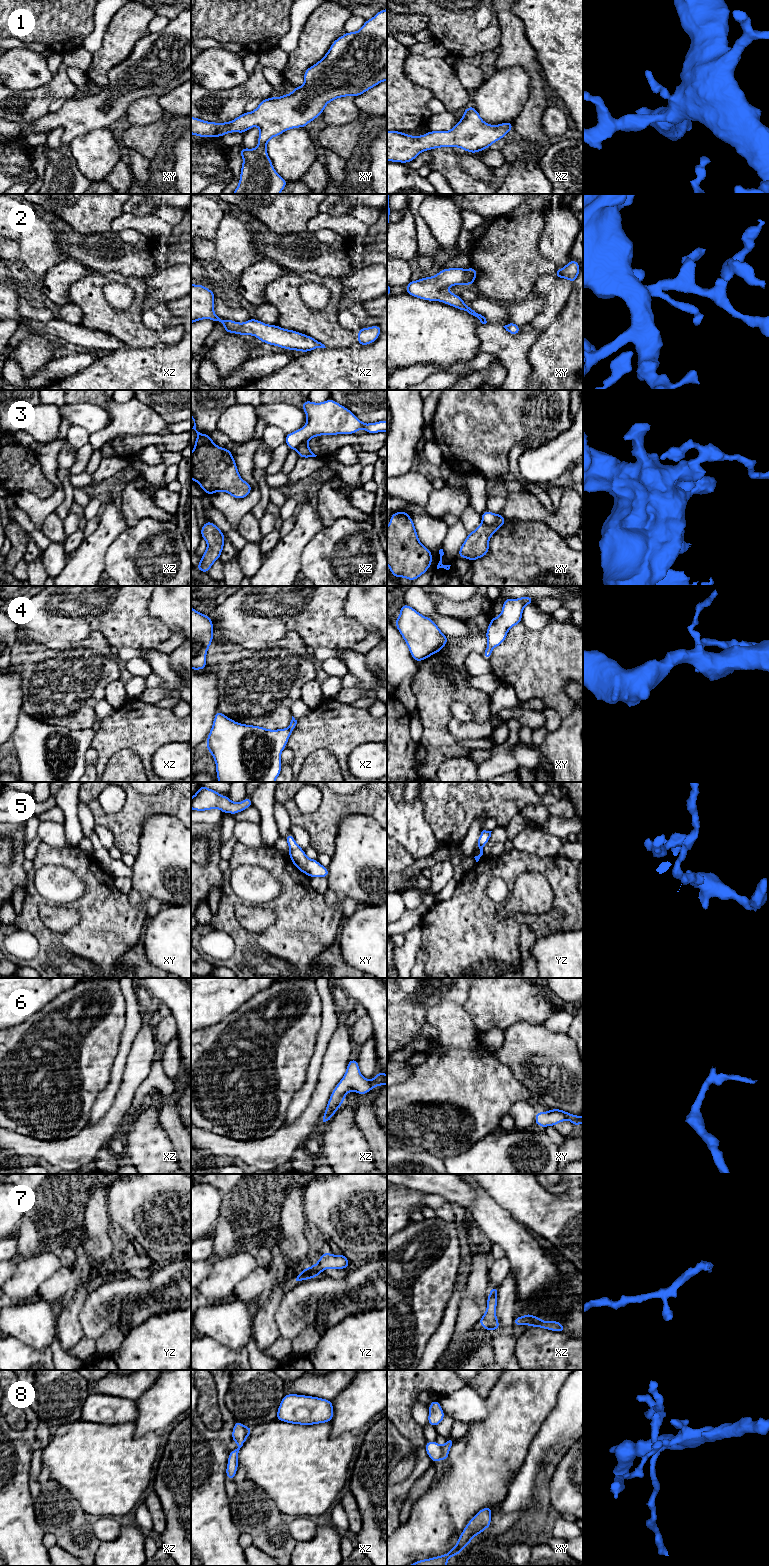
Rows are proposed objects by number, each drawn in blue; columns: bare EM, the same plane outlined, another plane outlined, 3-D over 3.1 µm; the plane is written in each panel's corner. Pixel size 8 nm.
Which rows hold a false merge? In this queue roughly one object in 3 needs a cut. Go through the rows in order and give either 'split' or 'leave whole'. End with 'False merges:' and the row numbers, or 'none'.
1: leave whole
2: leave whole
3: split
4: leave whole
5: leave whole
6: leave whole
7: leave whole
8: split
False merges: 3, 8

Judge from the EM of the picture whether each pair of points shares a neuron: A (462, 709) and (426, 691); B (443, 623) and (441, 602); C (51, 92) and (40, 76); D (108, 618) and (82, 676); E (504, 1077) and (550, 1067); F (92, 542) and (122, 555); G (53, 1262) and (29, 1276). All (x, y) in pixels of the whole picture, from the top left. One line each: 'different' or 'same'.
A: different
B: different
C: different
D: different
E: different
F: different
G: same

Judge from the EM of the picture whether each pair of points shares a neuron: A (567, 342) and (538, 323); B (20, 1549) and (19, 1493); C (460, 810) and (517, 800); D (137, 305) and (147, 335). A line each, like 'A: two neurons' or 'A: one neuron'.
A: two neurons
B: one neuron
C: one neuron
D: one neuron

